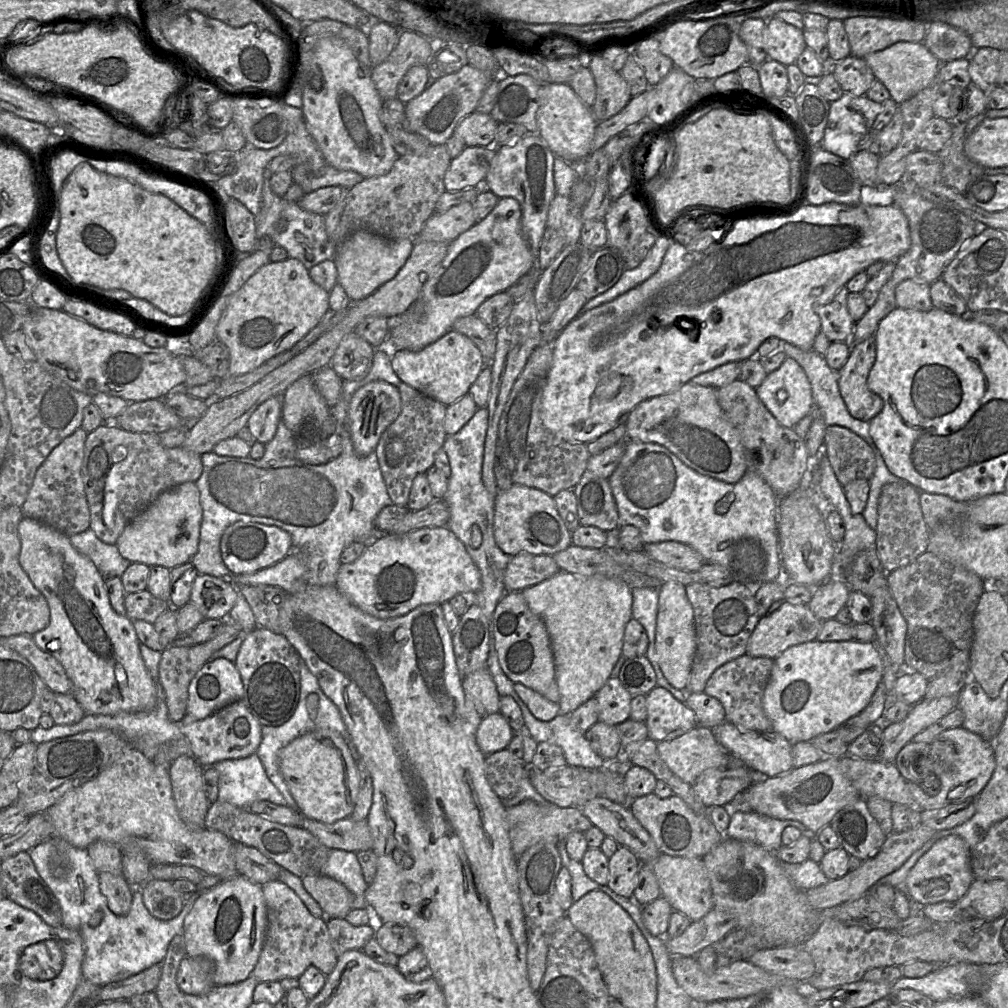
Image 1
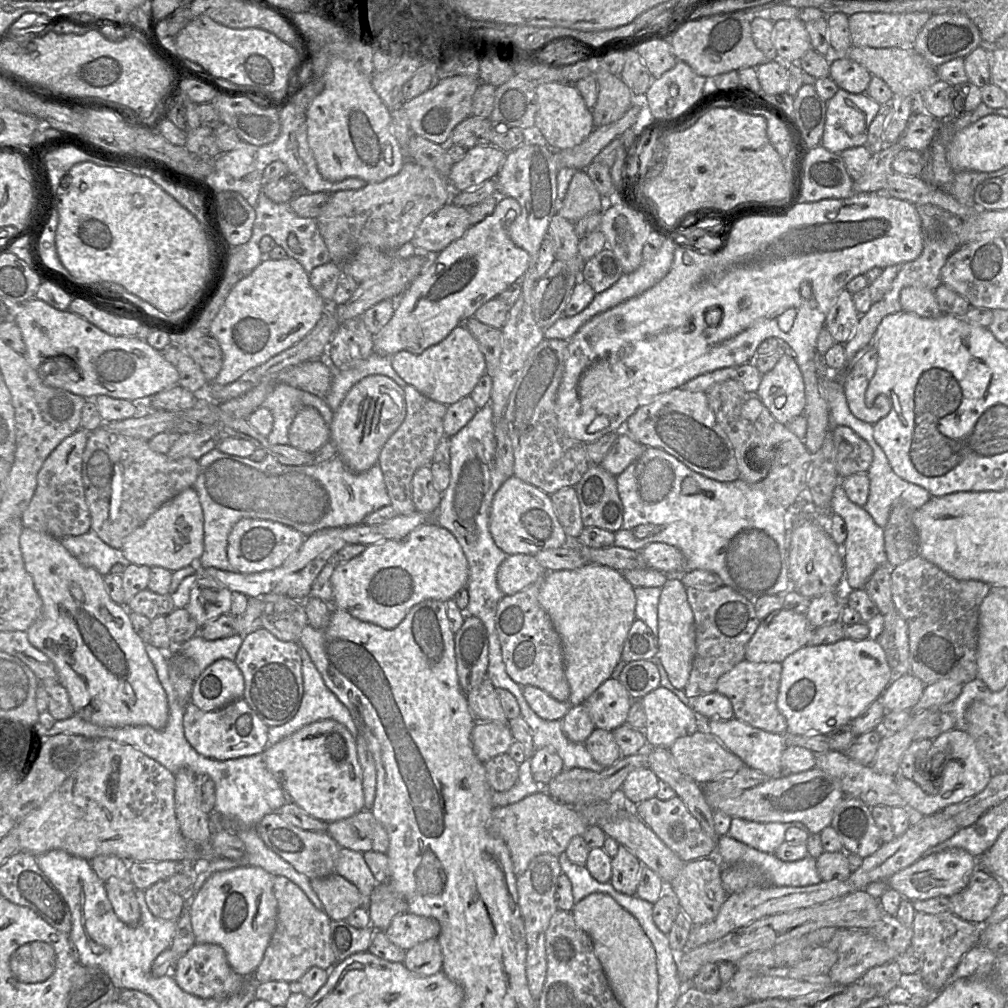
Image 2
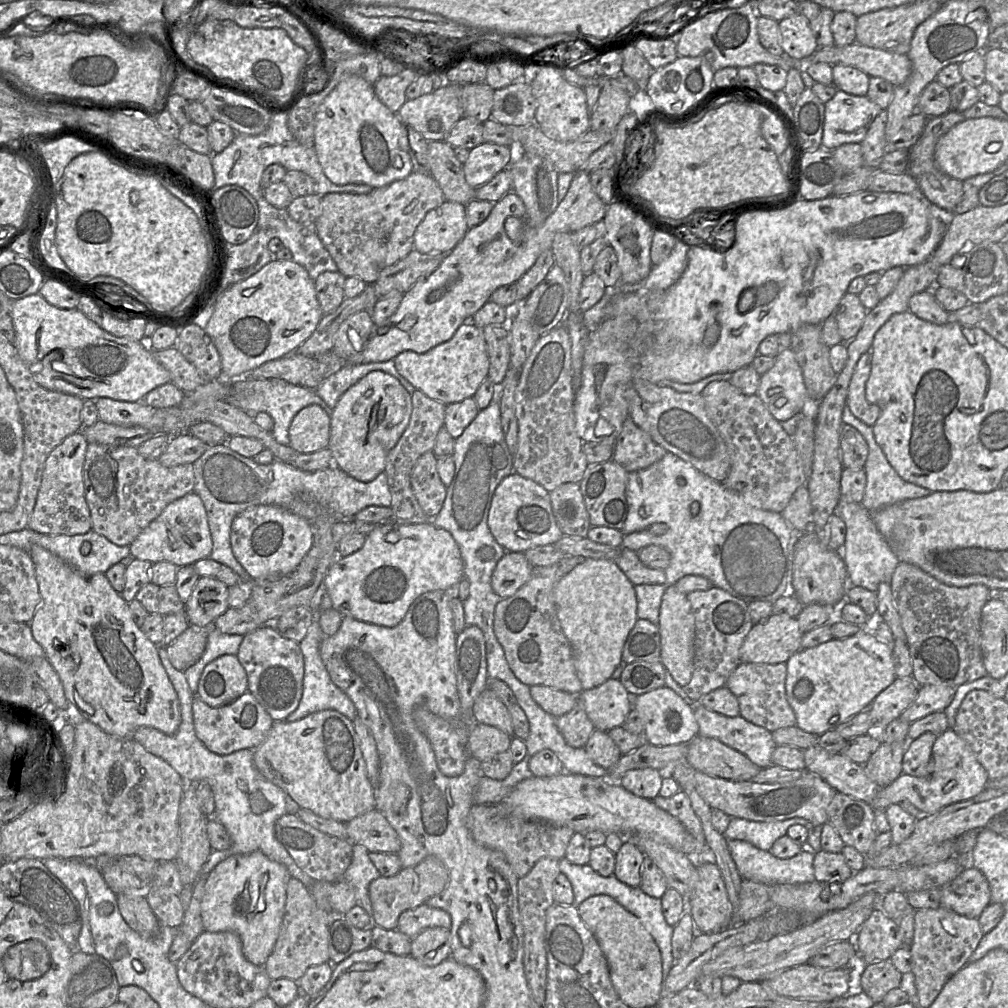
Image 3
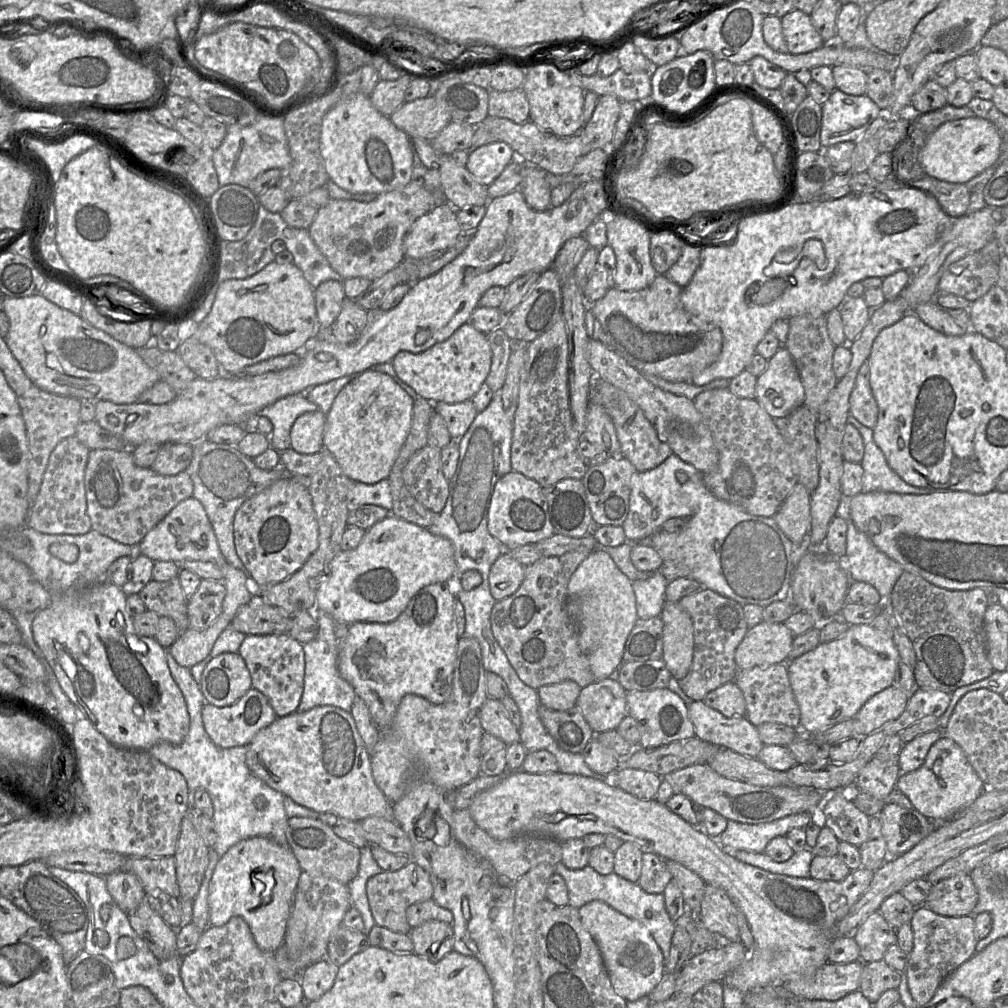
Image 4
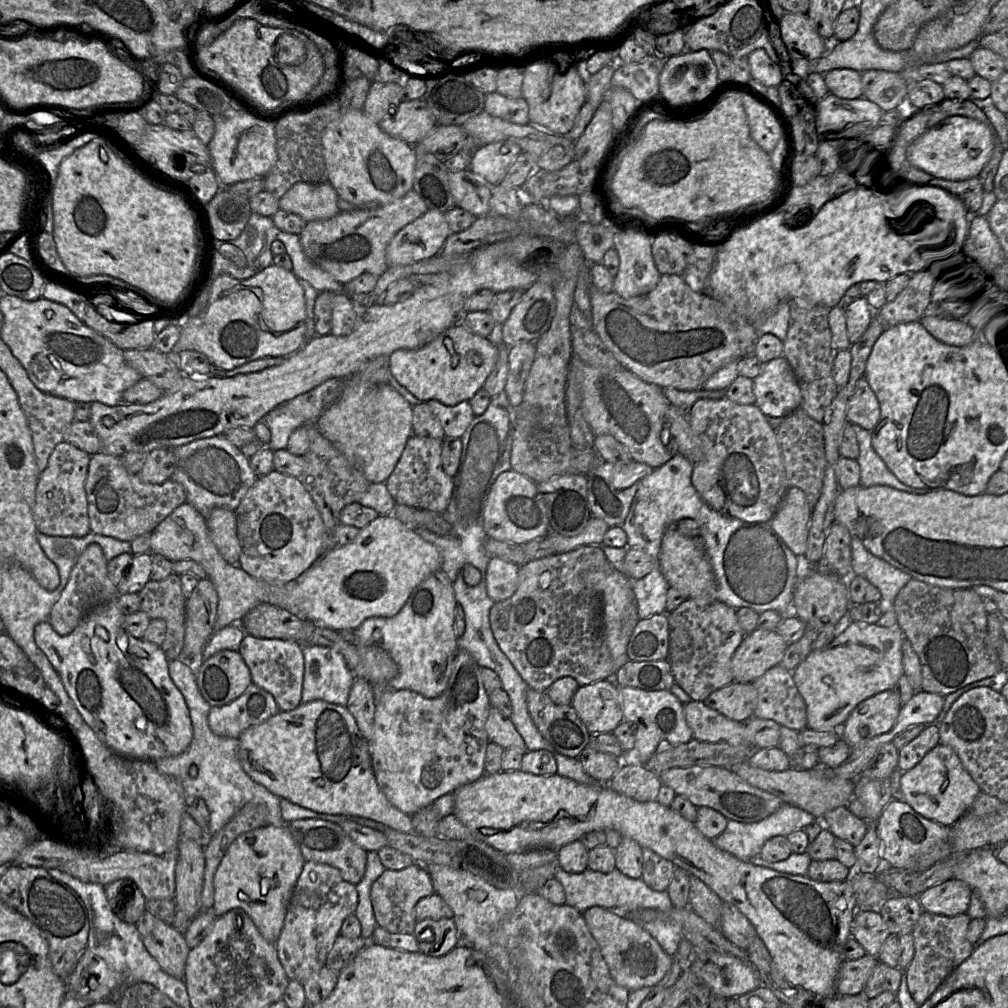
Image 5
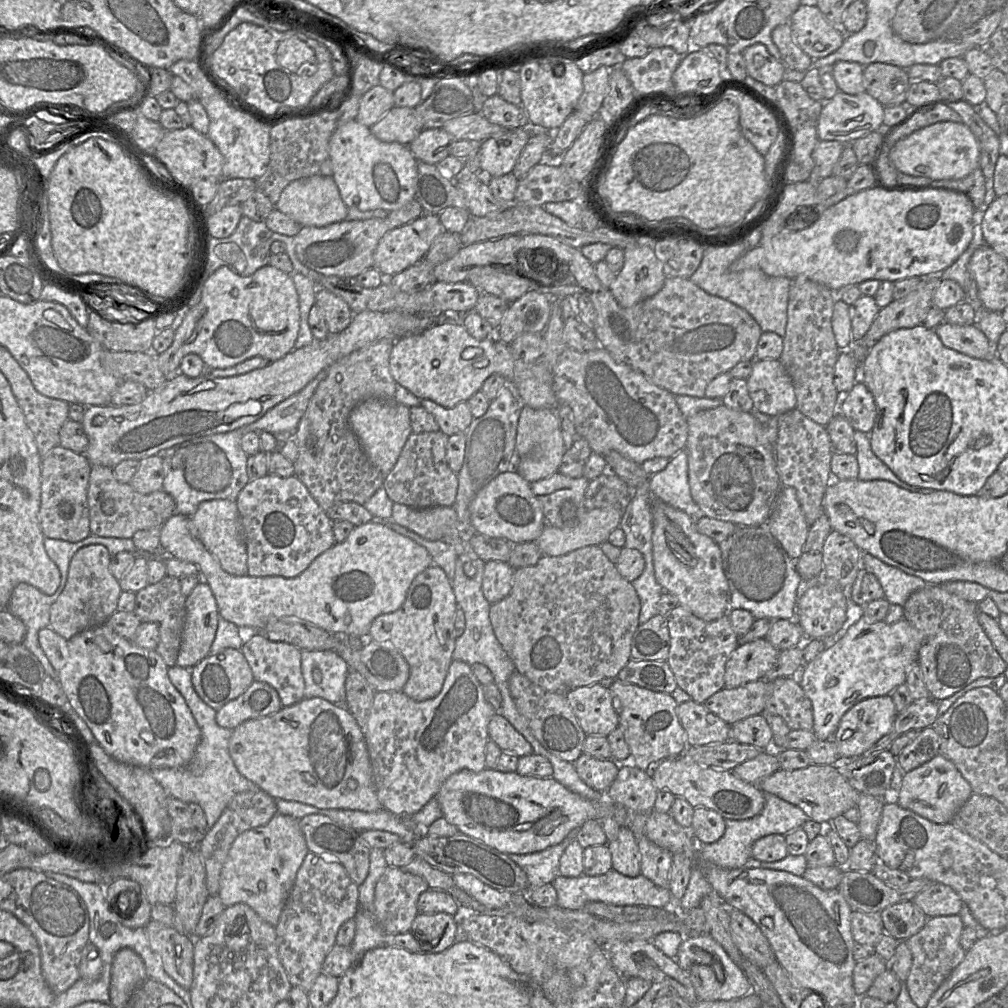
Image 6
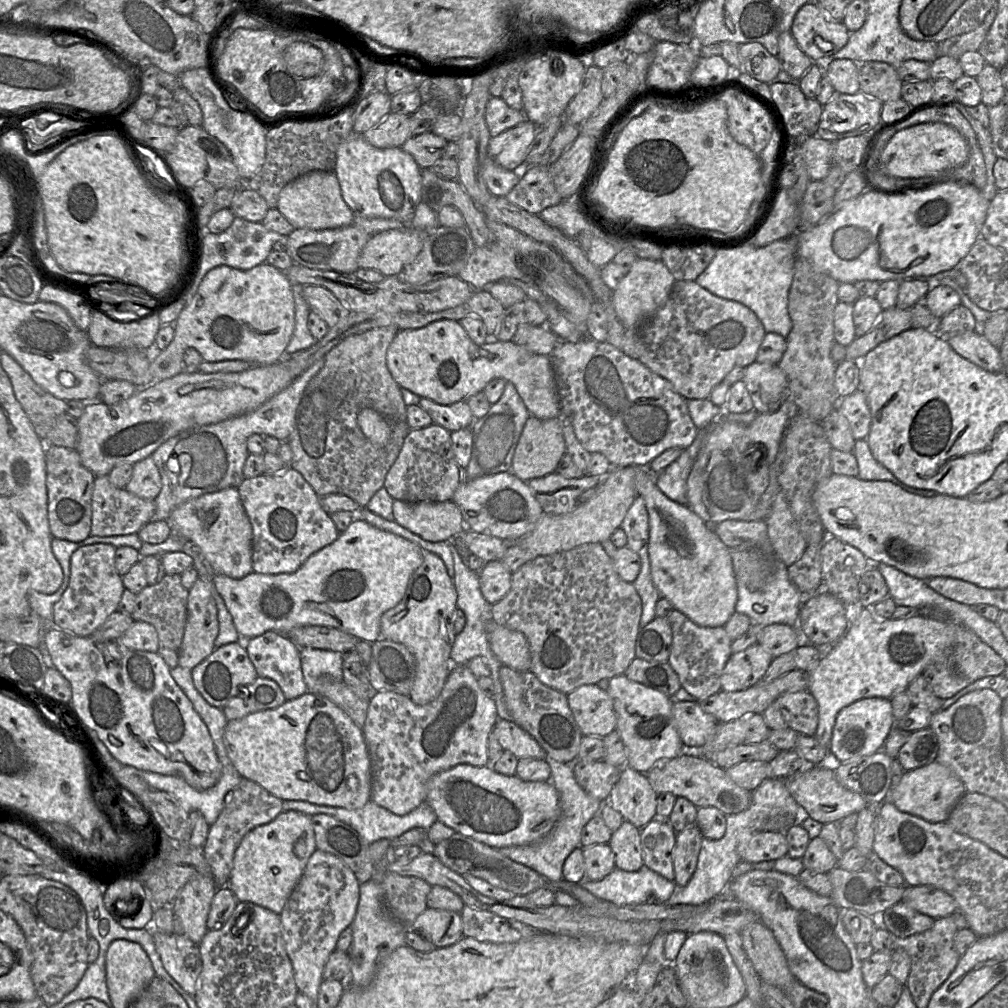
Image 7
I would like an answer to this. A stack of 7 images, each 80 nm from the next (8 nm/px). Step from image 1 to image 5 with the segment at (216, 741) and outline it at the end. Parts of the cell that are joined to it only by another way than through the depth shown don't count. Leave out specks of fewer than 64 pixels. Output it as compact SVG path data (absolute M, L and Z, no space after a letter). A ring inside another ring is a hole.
M252 683L232 702L211 706L208 725L218 736L239 738L247 728L266 721L279 711L273 695Z

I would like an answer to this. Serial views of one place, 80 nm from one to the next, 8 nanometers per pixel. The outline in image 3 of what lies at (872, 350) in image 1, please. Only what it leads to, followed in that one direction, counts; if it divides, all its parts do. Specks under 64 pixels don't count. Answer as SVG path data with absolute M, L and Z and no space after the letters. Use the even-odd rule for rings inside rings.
M865 352L859 358L851 377L846 405L852 414L869 426L873 426L880 416L881 409L871 404L865 397L865 386L871 371L871 352Z

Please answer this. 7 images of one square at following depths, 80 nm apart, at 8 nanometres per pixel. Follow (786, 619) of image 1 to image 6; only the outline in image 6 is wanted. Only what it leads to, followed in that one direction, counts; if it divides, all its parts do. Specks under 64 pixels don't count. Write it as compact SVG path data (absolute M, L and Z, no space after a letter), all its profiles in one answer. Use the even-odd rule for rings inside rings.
M766 638L739 644L726 662L724 688L735 688L748 682L763 680L779 654L780 651Z

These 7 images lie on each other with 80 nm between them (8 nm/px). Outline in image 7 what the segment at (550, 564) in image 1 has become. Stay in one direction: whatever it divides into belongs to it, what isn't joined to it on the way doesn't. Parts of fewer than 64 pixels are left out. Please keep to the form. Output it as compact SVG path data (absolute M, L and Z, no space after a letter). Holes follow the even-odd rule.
M489 561L484 562L479 578L482 595L492 605L509 592L512 572L501 561Z

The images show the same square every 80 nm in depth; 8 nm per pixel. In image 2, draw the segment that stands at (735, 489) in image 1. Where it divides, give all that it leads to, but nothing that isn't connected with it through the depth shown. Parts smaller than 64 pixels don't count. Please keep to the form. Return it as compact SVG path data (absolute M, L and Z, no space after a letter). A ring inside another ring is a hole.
M646 447L642 455L616 477L618 493L624 507L622 528L631 530L642 524L660 526L660 532L645 537L646 540L665 543L679 549L685 560L684 572L697 569L712 572L720 577L723 585L731 587L751 602L765 595L782 596L791 589L788 548L792 525L800 512L795 509L795 505L790 509L774 506L763 491L741 479L720 482L707 478L655 447ZM688 477L696 481L698 493L683 494L682 483Z

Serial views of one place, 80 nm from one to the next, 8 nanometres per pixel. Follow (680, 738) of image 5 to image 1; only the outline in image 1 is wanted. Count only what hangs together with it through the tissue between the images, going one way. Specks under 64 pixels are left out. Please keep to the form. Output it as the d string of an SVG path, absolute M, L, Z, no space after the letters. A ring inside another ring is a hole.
M656 686L646 695L648 738L660 742L698 726L694 711L667 689Z

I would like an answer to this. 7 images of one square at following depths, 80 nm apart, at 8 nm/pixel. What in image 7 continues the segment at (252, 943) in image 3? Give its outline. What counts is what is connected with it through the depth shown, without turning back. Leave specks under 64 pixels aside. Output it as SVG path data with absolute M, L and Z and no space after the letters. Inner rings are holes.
M282 811L271 822L253 828L243 837L226 886L239 902L250 902L280 914L315 850L311 816Z

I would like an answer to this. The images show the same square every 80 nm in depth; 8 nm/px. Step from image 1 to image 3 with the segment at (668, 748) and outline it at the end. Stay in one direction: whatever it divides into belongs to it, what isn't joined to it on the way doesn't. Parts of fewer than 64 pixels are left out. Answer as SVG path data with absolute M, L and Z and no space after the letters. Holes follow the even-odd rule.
M696 735L687 743L686 762L696 771L734 781L749 781L762 769L721 741Z

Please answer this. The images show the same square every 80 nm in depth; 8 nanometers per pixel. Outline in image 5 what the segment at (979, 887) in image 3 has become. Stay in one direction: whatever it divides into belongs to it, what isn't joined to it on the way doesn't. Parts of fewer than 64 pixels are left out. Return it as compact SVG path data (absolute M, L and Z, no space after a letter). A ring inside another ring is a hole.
M950 879L917 896L924 911L954 917L967 912L972 896L971 887L962 880Z

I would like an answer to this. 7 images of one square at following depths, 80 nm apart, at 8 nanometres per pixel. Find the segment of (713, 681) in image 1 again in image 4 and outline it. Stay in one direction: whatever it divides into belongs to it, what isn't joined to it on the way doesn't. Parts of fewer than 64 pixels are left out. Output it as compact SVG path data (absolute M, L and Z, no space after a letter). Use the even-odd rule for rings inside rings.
M778 663L769 666L757 666L737 672L734 682L742 691L745 699L745 717L754 726L766 722L775 722L800 728L800 709L790 686L786 665L787 663Z

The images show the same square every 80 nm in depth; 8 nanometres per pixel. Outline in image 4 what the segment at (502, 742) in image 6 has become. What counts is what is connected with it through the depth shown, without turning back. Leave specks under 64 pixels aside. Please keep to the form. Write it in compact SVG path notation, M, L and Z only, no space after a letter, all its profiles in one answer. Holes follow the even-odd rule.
M488 697L479 710L479 719L484 732L501 739L506 745L520 741L519 728L509 719L499 699Z

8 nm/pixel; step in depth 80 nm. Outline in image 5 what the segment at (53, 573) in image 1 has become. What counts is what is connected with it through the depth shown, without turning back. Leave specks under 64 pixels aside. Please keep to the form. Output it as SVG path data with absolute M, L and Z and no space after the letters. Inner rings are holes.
M118 598L90 610L68 635L58 634L49 620L34 628L36 645L58 673L83 720L114 752L129 758L158 760L183 753L193 738L193 727L184 696L169 676L168 659L161 646L136 638L125 629Z

